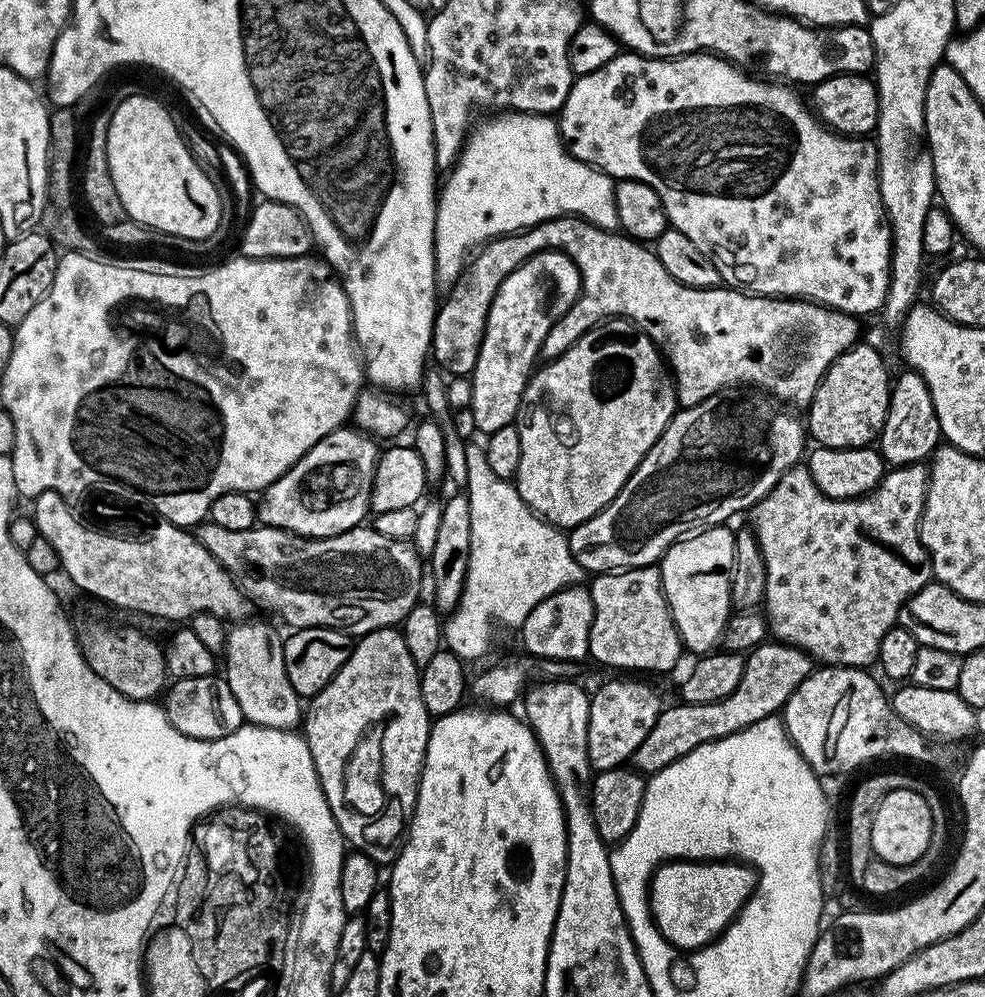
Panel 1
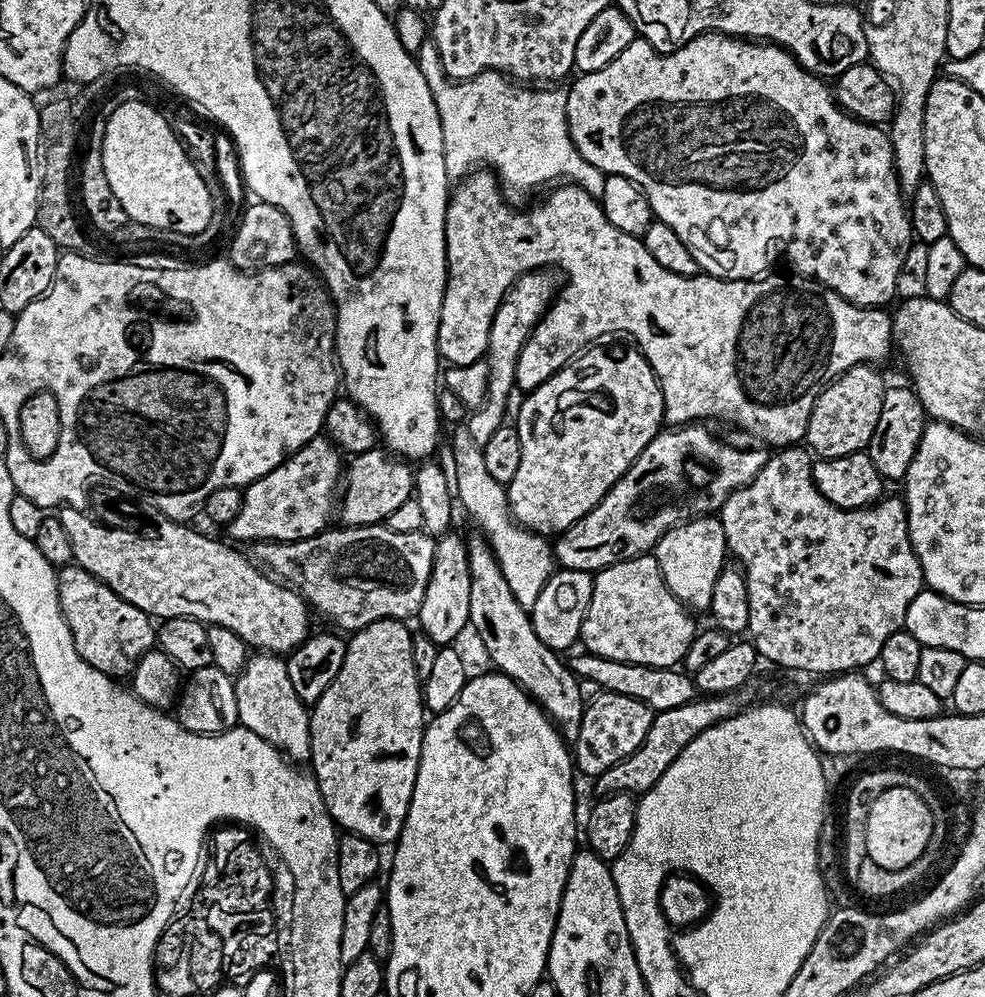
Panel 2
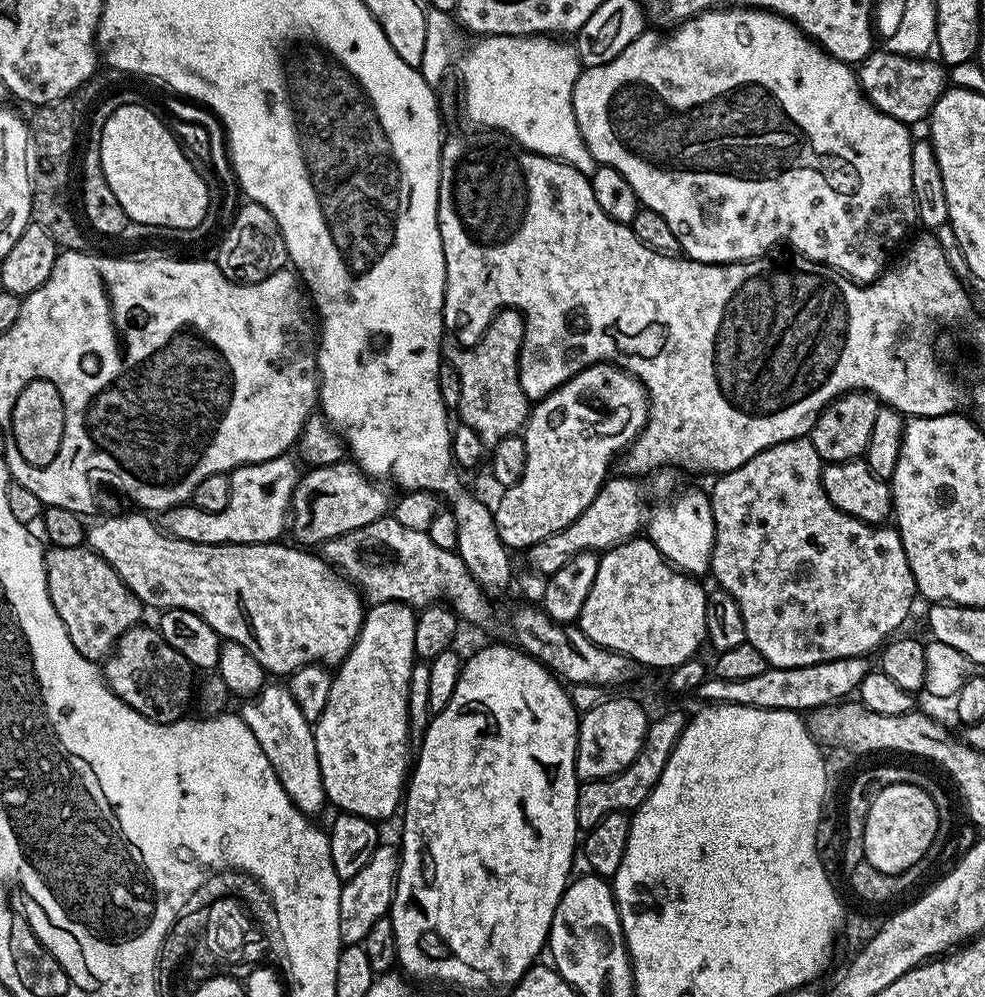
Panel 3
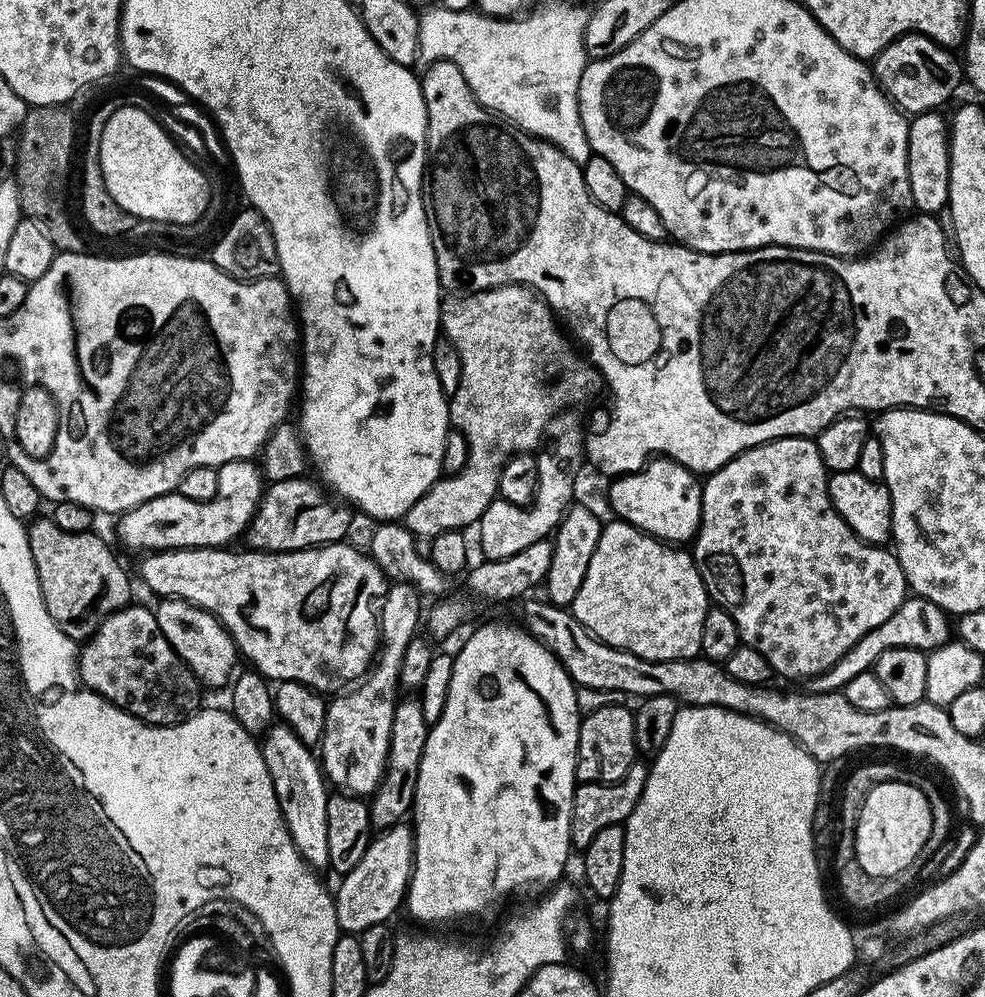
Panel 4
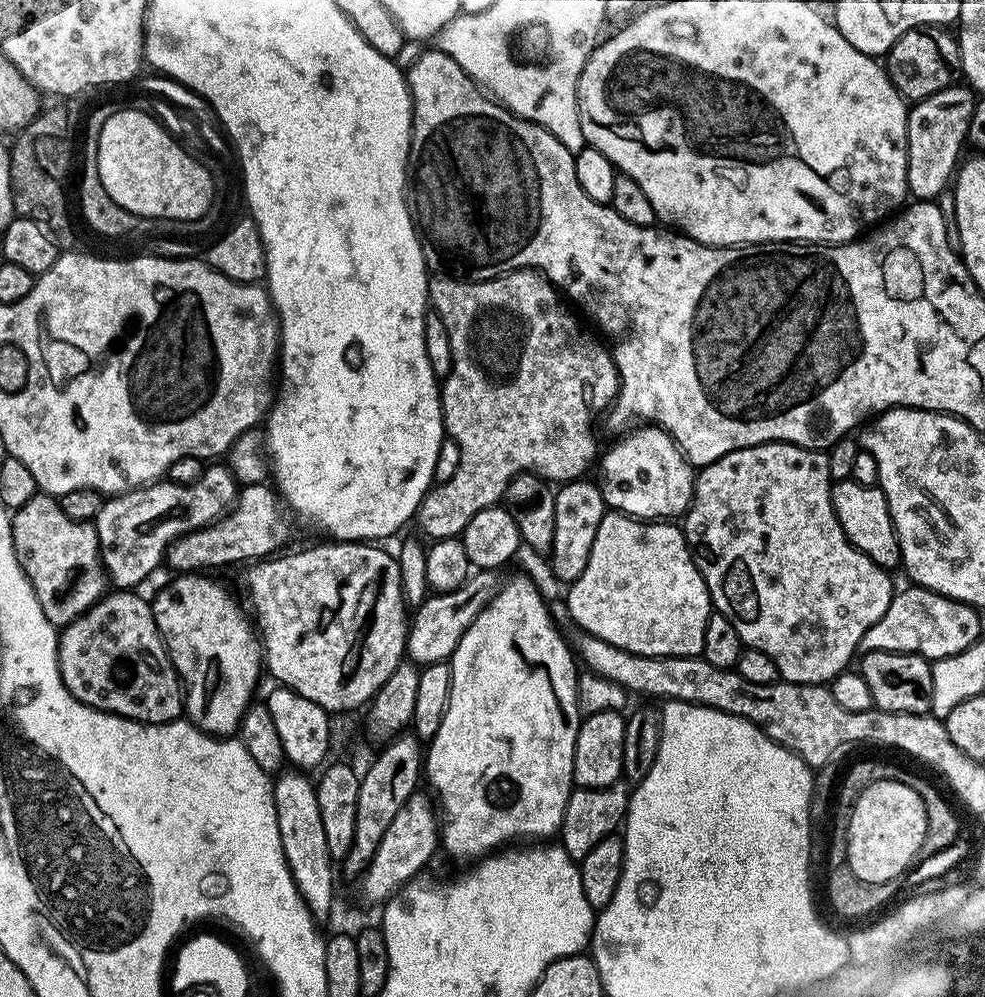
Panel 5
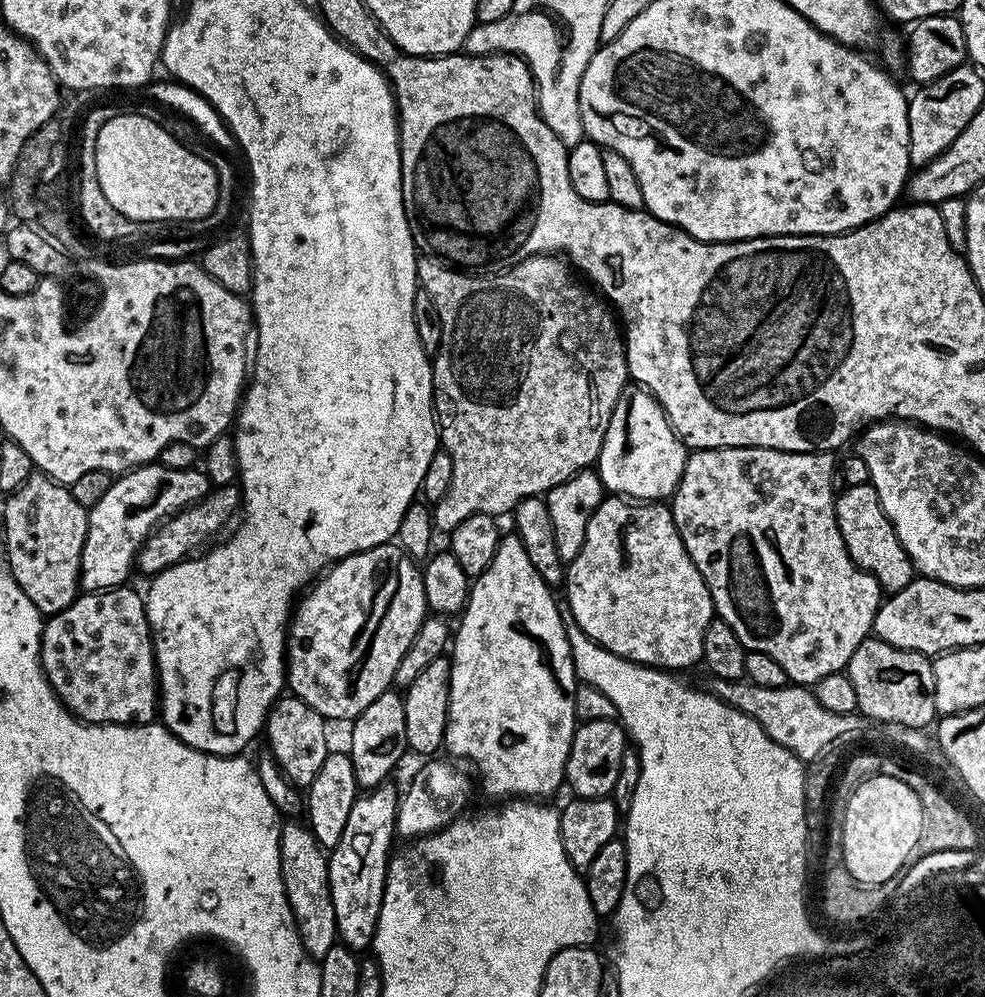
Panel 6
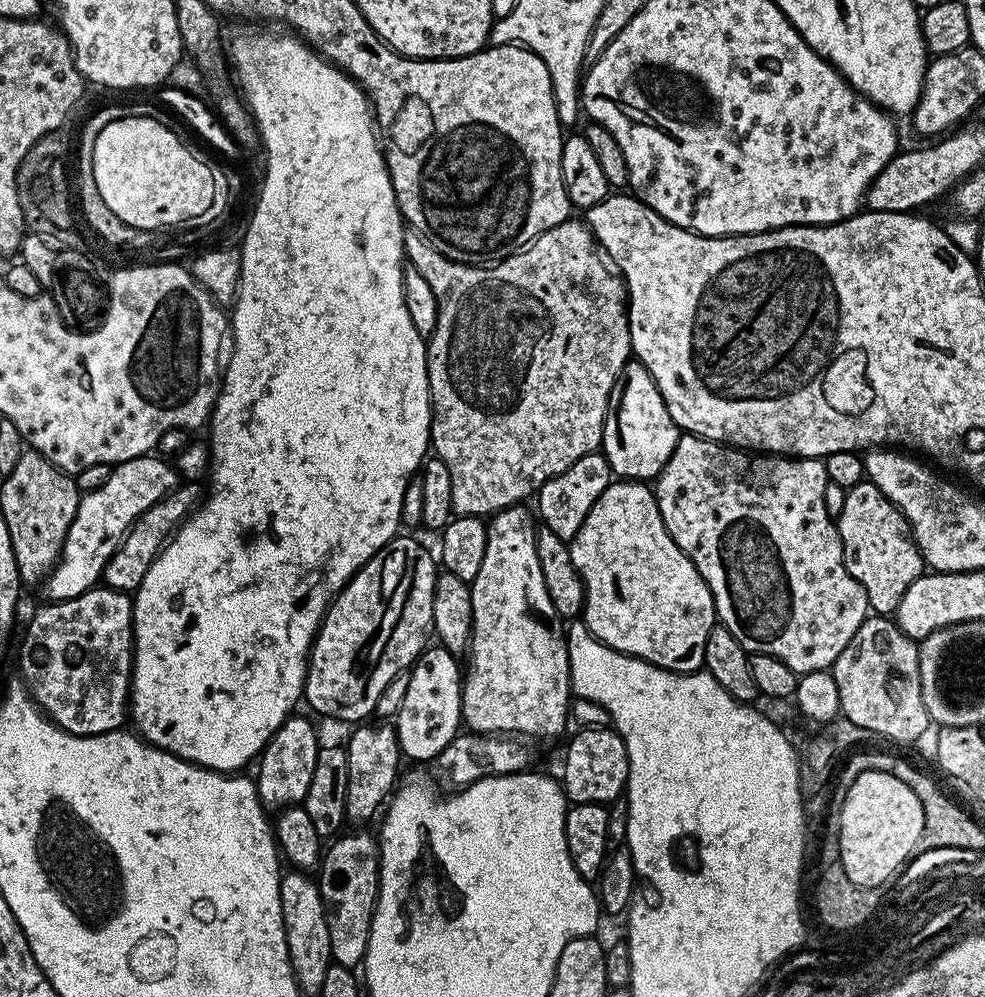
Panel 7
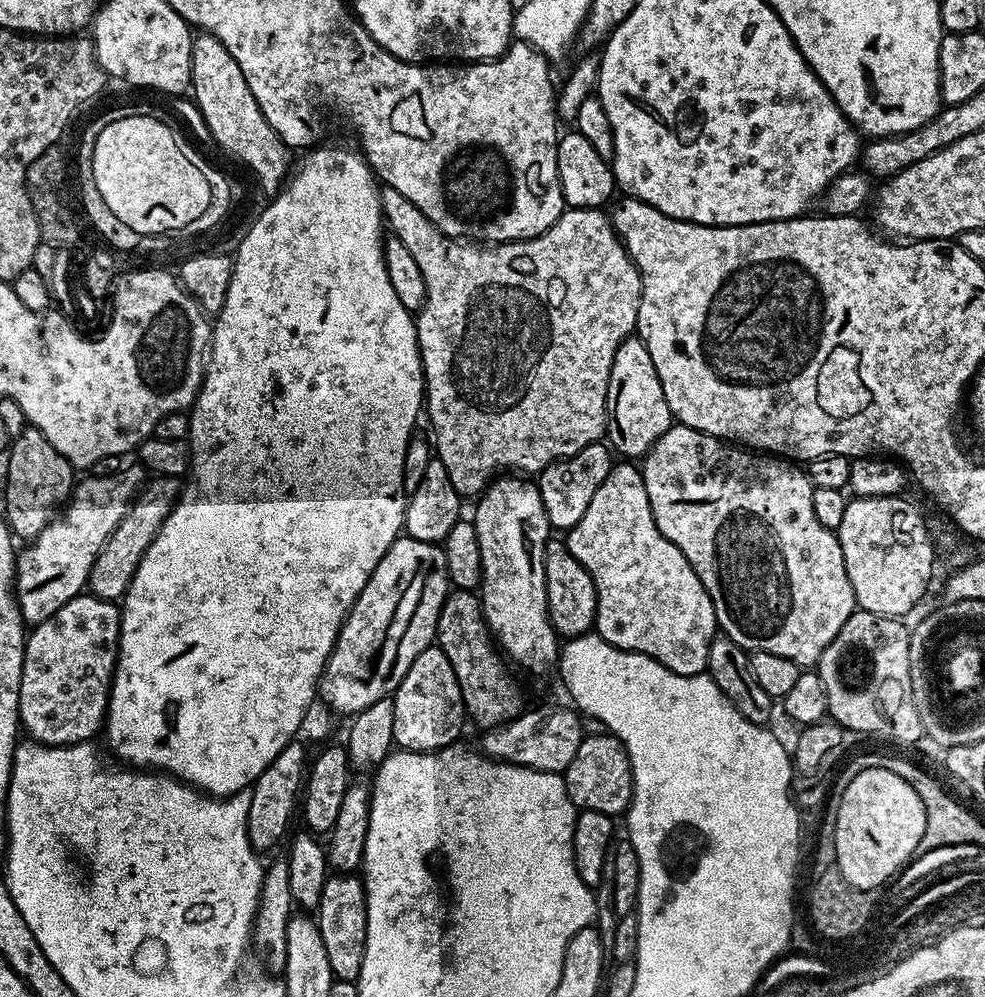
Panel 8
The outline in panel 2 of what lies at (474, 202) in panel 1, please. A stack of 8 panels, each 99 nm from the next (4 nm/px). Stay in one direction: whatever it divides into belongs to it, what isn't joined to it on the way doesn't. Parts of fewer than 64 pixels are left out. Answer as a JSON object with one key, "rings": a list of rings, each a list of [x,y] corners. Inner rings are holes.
{"rings":[[[483,72],[459,82],[440,78],[440,81],[432,84],[432,97],[436,99],[436,109],[440,115],[449,181],[459,181],[477,166],[487,166],[505,185],[508,183],[512,188],[536,188],[539,184],[551,185],[563,178],[579,188],[585,188],[591,196],[599,198],[602,194],[605,173],[599,172],[593,164],[586,162],[586,158],[582,158],[582,154],[578,154],[568,133],[568,94],[563,87],[525,86],[513,82],[505,73]]]}

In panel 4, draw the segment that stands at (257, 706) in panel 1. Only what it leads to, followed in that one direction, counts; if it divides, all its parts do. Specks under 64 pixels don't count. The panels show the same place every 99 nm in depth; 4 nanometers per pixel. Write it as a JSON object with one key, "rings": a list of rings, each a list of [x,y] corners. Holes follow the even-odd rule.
{"rings":[[[283,722],[273,723],[264,733],[262,751],[266,770],[270,770],[270,778],[274,782],[274,794],[278,798],[284,825],[298,854],[311,868],[327,869],[330,849],[326,835],[326,802],[330,788],[317,753]]]}

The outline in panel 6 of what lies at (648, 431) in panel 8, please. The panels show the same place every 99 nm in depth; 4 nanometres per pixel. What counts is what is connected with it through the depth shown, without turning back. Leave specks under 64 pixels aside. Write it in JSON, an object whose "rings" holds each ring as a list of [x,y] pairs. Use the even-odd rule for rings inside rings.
{"rings":[[[629,383],[622,390],[618,402],[614,406],[614,414],[610,414],[610,426],[606,426],[606,434],[602,442],[602,450],[598,461],[600,481],[609,493],[625,497],[633,502],[664,502],[676,493],[678,482],[682,478],[682,470],[688,461],[686,444],[677,436],[664,407],[653,398],[647,388],[639,384]]]}

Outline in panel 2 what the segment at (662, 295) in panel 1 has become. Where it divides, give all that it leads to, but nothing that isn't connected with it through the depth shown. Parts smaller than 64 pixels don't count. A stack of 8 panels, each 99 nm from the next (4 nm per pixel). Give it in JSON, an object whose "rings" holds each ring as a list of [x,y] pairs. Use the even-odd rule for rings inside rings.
{"rings":[[[476,170],[463,177],[451,189],[448,197],[448,209],[444,219],[448,281],[444,287],[442,310],[438,322],[438,342],[436,343],[436,351],[445,365],[461,368],[462,366],[481,363],[485,359],[488,350],[488,335],[490,334],[492,319],[498,310],[498,306],[503,302],[505,294],[527,272],[544,270],[552,266],[548,264],[557,264],[568,275],[568,281],[565,282],[564,289],[562,289],[562,284],[558,295],[548,305],[548,311],[536,323],[534,340],[540,343],[539,379],[550,379],[555,372],[566,367],[571,360],[575,360],[589,346],[603,341],[600,340],[603,336],[608,336],[611,332],[625,332],[626,335],[633,336],[636,339],[633,340],[635,347],[640,349],[640,353],[646,358],[646,362],[650,362],[654,374],[660,379],[660,389],[664,399],[664,419],[672,426],[704,422],[707,421],[707,416],[713,416],[716,420],[729,420],[730,423],[737,424],[744,432],[753,432],[754,435],[761,436],[765,440],[765,442],[763,441],[765,445],[799,445],[804,440],[804,435],[808,429],[810,410],[814,410],[814,402],[823,388],[827,384],[831,384],[836,377],[846,370],[850,370],[859,364],[884,360],[888,356],[888,351],[893,351],[892,316],[889,313],[884,313],[885,309],[883,307],[859,308],[857,304],[852,304],[846,298],[838,295],[834,289],[827,288],[825,284],[818,284],[815,280],[809,280],[808,277],[799,274],[791,274],[792,276],[768,276],[769,274],[764,274],[755,280],[723,280],[717,276],[707,274],[697,274],[695,276],[674,274],[670,270],[666,270],[666,266],[658,266],[658,262],[654,262],[654,257],[650,255],[650,250],[646,250],[641,237],[631,236],[613,226],[610,218],[606,218],[599,199],[591,196],[585,188],[579,188],[579,186],[571,182],[561,183],[551,189],[553,192],[548,196],[548,204],[540,204],[537,208],[528,208],[525,212],[515,212],[510,205],[504,204],[504,196],[500,193],[499,187],[501,188],[501,185],[498,183],[495,172]]]}

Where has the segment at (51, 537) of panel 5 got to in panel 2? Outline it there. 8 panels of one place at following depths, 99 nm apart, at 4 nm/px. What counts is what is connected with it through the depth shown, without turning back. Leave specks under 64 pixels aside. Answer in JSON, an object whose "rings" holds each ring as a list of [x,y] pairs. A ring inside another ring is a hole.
{"rings":[[[64,566],[56,577],[58,582],[58,602],[64,615],[66,626],[74,638],[78,654],[94,670],[113,678],[131,677],[140,659],[153,651],[158,640],[153,617],[126,602],[110,586],[106,586],[94,574],[79,566]]]}

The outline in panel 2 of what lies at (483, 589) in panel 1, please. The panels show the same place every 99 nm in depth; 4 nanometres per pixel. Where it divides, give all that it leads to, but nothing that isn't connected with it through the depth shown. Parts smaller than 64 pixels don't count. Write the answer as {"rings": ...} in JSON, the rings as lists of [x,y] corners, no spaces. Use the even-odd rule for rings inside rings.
{"rings":[[[456,426],[452,432],[452,468],[450,464],[450,476],[454,481],[454,496],[466,511],[472,515],[475,526],[488,539],[488,544],[492,547],[496,556],[496,561],[500,564],[502,574],[506,582],[510,582],[510,590],[514,590],[514,598],[518,603],[529,610],[538,602],[538,594],[542,594],[542,586],[551,578],[554,571],[554,548],[545,537],[539,532],[532,532],[528,528],[523,528],[512,517],[512,512],[508,509],[508,494],[505,485],[494,482],[494,477],[488,473],[486,462],[482,459],[484,446],[474,442],[470,435],[470,430],[466,426]]]}

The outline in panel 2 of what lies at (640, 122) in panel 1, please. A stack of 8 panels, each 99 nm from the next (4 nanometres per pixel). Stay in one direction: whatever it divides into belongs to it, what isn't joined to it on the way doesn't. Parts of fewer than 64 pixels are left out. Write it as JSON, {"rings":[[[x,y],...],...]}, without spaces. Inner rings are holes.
{"rings":[[[703,32],[686,42],[678,50],[654,54],[651,46],[637,38],[613,58],[602,70],[586,72],[575,77],[572,88],[567,89],[568,133],[582,158],[599,172],[610,176],[630,178],[646,194],[652,215],[661,220],[694,254],[700,272],[723,280],[755,280],[765,271],[768,255],[772,252],[772,224],[792,224],[792,249],[788,260],[799,275],[832,288],[842,298],[859,308],[878,308],[896,292],[900,271],[908,260],[908,251],[914,245],[912,218],[906,193],[900,187],[894,166],[894,150],[883,127],[855,120],[836,102],[833,89],[821,77],[808,72],[785,48],[771,42],[753,42],[747,38],[723,36],[720,32]]]}

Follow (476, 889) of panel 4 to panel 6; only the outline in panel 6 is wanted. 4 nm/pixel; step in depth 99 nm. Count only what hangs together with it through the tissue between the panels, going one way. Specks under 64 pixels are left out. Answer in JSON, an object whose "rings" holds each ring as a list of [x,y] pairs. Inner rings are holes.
{"rings":[[[514,534],[501,535],[500,541],[492,555],[490,566],[482,575],[471,581],[468,593],[468,603],[465,604],[462,615],[459,617],[460,629],[455,629],[454,639],[450,644],[450,659],[452,673],[450,674],[450,694],[448,695],[448,721],[444,731],[443,747],[448,748],[447,755],[452,758],[461,756],[469,760],[476,767],[475,775],[478,777],[478,788],[488,796],[504,796],[503,798],[548,798],[559,790],[560,784],[565,783],[566,762],[570,754],[572,739],[578,727],[578,719],[575,714],[575,692],[578,685],[576,667],[570,654],[570,642],[568,641],[569,629],[564,628],[564,620],[560,617],[560,608],[552,597],[553,589],[534,570],[530,558],[526,554],[526,546]]]}

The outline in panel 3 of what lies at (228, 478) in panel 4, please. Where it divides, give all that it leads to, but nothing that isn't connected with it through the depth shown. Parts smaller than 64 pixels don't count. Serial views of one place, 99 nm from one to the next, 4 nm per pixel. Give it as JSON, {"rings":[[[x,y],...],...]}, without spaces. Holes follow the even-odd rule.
{"rings":[[[291,455],[275,456],[266,462],[243,464],[232,469],[230,475],[230,503],[218,514],[206,514],[191,506],[169,508],[163,513],[163,527],[171,535],[186,542],[199,544],[270,544],[285,535],[290,524],[292,495],[302,475]]]}

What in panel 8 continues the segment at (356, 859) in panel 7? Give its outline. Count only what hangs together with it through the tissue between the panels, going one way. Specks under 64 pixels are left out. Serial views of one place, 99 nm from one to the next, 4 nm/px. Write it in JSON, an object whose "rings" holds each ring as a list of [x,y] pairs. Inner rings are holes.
{"rings":[[[356,874],[329,875],[326,886],[322,886],[322,902],[314,919],[322,934],[322,942],[326,945],[326,958],[330,962],[330,970],[337,980],[359,981],[362,974],[362,958],[366,954],[366,890],[363,879]]]}

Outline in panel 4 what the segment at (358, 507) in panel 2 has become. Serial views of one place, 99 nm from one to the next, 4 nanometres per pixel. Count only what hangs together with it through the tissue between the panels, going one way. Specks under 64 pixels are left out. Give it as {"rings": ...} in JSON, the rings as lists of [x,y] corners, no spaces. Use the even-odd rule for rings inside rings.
{"rings":[[[295,476],[289,480],[271,481],[265,487],[254,518],[248,523],[246,541],[249,549],[257,552],[297,552],[303,548],[318,548],[321,544],[338,544],[347,537],[344,535],[352,524],[353,509],[347,503],[333,499],[315,479],[308,479]]]}

